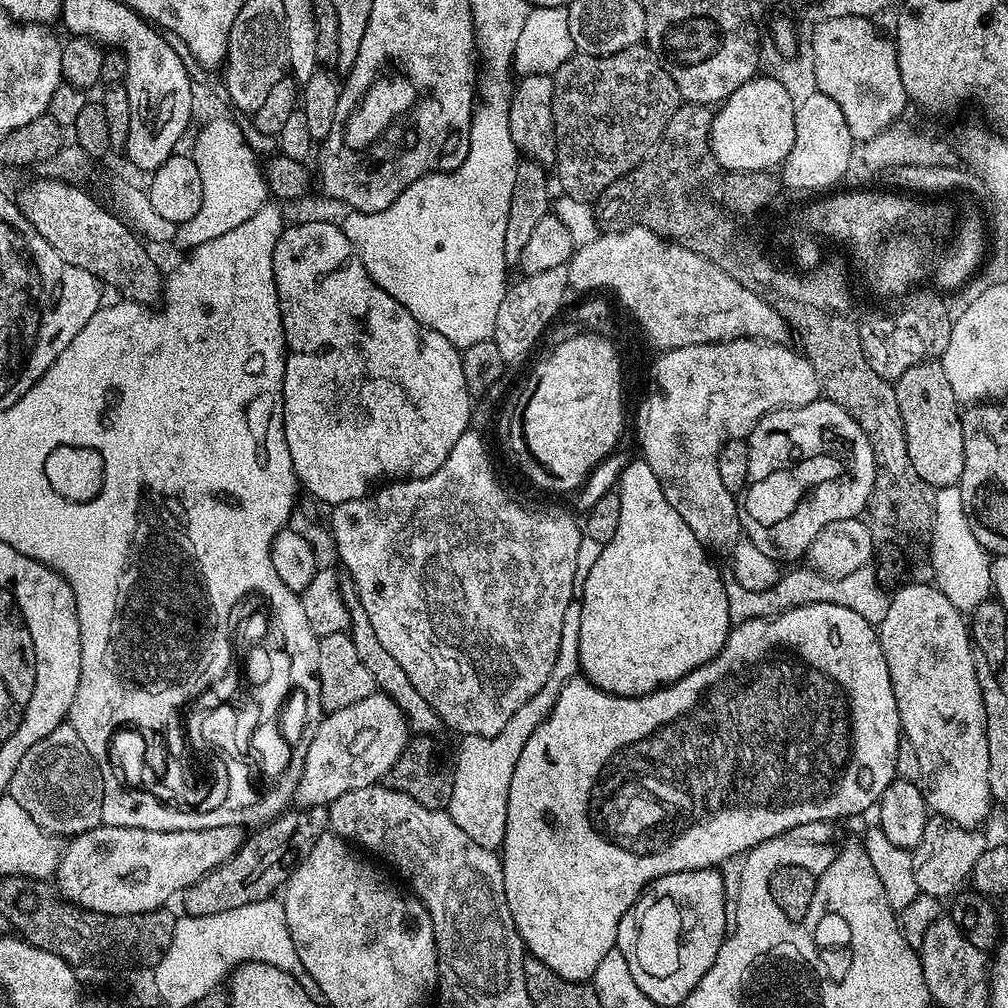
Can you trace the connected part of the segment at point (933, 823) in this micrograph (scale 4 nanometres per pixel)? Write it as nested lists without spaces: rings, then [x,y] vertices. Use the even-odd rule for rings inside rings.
[[[935,814],[929,815],[926,830],[922,830],[922,842],[912,852],[914,862],[914,882],[918,882],[921,893],[928,896],[948,896],[969,879],[974,870],[974,862],[982,858],[986,847],[983,831],[963,828],[954,822]],[[960,884],[960,885],[959,885]]]

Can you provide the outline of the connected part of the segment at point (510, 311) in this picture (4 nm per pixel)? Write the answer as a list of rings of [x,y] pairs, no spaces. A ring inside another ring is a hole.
[[[567,267],[542,270],[542,274],[525,275],[524,280],[518,281],[517,284],[515,281],[509,287],[508,293],[502,298],[502,306],[498,306],[498,318],[494,318],[492,331],[492,340],[498,346],[505,365],[522,363],[524,355],[539,340],[541,342],[542,337],[549,331],[550,325],[556,320],[554,318],[564,304],[564,295],[569,295],[570,292],[568,274]]]

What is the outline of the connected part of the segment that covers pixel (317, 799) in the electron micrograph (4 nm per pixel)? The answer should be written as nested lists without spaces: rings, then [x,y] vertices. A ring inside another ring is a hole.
[[[379,690],[362,698],[362,702],[353,702],[351,706],[342,706],[342,710],[327,713],[318,730],[311,733],[307,741],[302,778],[296,787],[295,803],[301,808],[323,808],[342,798],[342,794],[381,783],[394,766],[394,762],[398,762],[409,739],[410,729],[404,711],[398,706],[398,702],[394,702],[394,698]]]

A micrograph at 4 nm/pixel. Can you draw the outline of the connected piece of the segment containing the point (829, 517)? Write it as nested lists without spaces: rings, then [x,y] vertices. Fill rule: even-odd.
[[[823,398],[810,402],[806,406],[798,406],[797,408],[776,408],[772,412],[768,412],[753,427],[752,432],[747,436],[748,449],[750,450],[750,474],[748,475],[748,486],[742,493],[742,507],[739,509],[740,522],[742,532],[747,539],[754,542],[754,546],[758,546],[758,550],[762,550],[762,554],[766,554],[766,558],[777,562],[785,562],[784,560],[792,560],[788,562],[796,562],[796,560],[807,553],[808,547],[814,542],[814,538],[818,538],[818,534],[826,526],[830,526],[830,522],[838,522],[839,520],[855,520],[861,515],[860,511],[869,507],[872,499],[872,487],[876,481],[876,459],[874,458],[874,450],[870,446],[870,442],[866,438],[866,434],[862,430],[862,426],[858,426],[858,422],[854,422],[854,418],[850,418],[850,414],[846,414],[846,410],[842,410],[842,406],[838,406],[833,400],[825,400]]]

